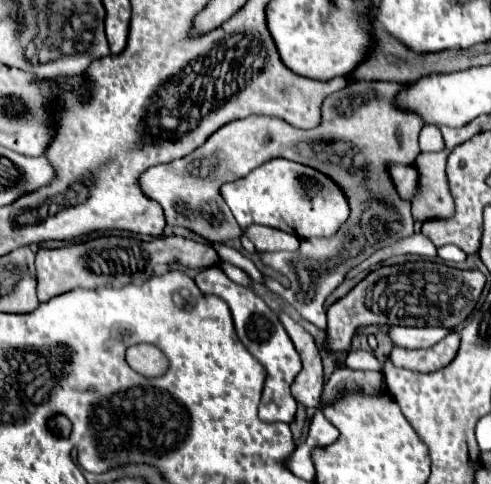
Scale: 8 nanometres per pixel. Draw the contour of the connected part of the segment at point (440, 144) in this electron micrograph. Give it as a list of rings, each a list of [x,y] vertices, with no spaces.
[[[426,125],[420,131],[420,151],[440,151],[444,149],[444,139],[440,137],[440,131],[434,125]]]

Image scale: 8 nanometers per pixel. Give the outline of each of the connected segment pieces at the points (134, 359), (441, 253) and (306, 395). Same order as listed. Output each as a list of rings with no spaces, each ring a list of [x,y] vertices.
[[[140,343],[126,350],[126,361],[136,373],[144,377],[160,377],[168,371],[166,355],[148,343]]]
[[[444,245],[444,247],[438,249],[438,257],[442,261],[454,261],[454,263],[458,263],[458,261],[466,259],[466,253],[460,247],[456,247],[456,245]]]
[[[279,313],[278,317],[286,327],[290,339],[294,341],[296,351],[302,357],[302,371],[296,375],[292,383],[292,395],[296,401],[304,403],[306,407],[316,407],[322,395],[322,361],[320,351],[312,339],[312,335],[296,321],[292,321],[286,313]]]

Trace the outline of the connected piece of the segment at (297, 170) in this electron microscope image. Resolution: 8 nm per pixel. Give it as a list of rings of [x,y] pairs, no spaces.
[[[272,159],[250,171],[248,177],[225,183],[220,193],[242,229],[258,223],[284,229],[300,239],[330,237],[348,219],[348,205],[340,187],[322,173],[288,159]]]

